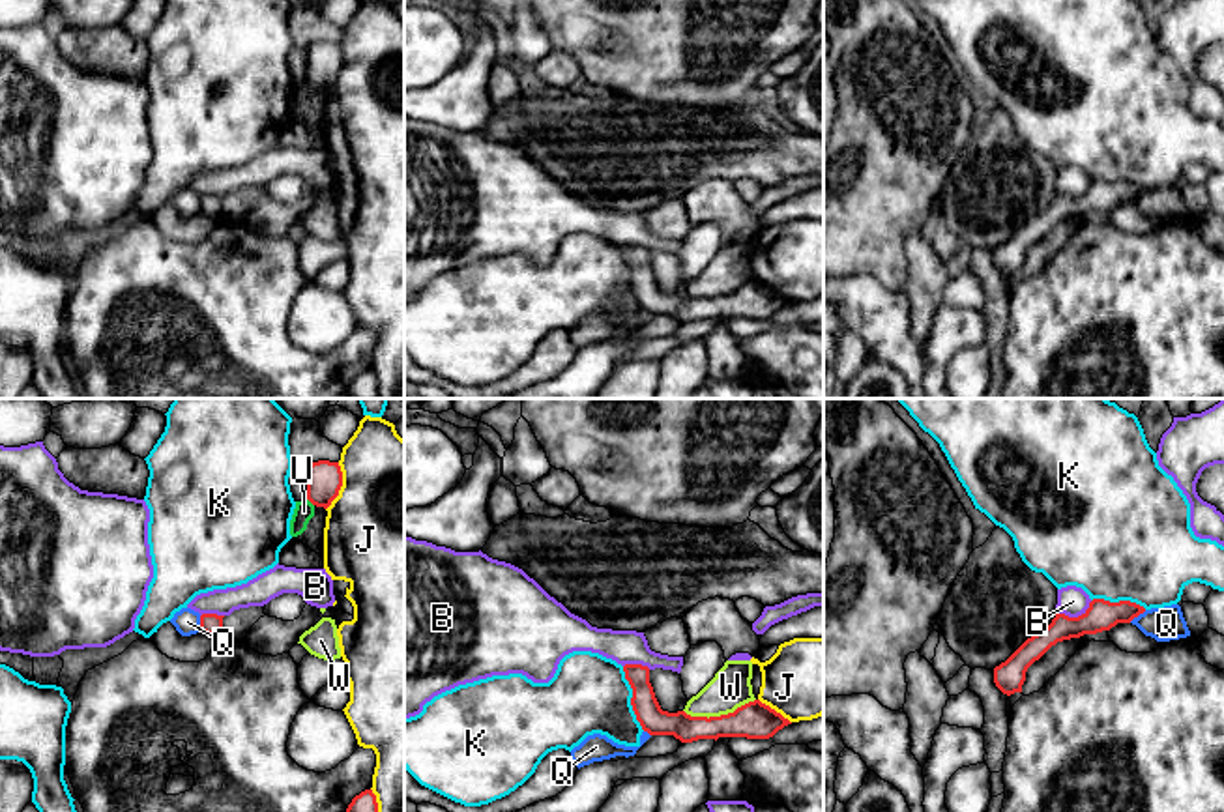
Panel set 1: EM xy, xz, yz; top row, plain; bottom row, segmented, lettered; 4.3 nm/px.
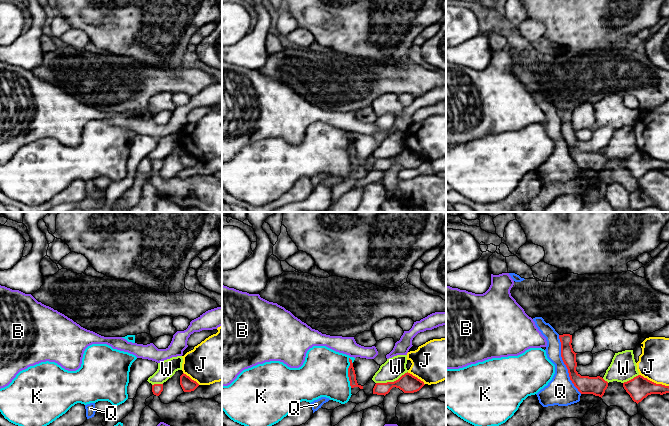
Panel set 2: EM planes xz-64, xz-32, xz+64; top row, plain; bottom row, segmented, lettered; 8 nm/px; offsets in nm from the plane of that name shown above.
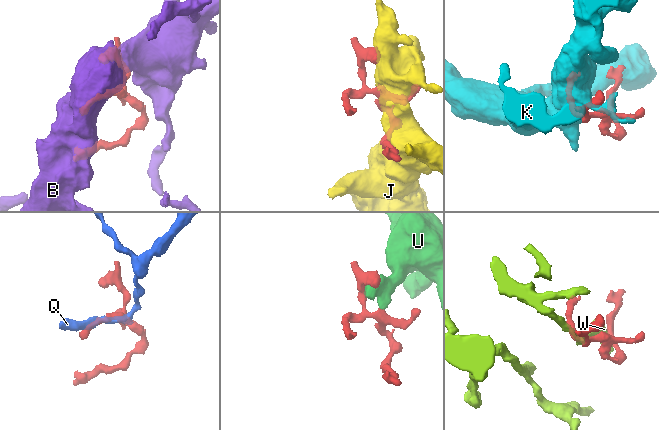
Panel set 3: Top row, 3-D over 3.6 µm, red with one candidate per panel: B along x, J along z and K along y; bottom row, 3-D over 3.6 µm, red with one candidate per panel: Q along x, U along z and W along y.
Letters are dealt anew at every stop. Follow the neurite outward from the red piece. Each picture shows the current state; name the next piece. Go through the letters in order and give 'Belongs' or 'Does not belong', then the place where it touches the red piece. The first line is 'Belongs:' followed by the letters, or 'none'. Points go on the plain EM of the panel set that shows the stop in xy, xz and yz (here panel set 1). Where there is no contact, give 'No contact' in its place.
Belongs: none
B: Does not belong. Touches red at yz (1075, 199)
J: Does not belong. Touches red at xy (341, 66)
K: Does not belong. Touches red at xz (631, 279)
Q: Does not belong. Touches red at yz (1136, 197)
U: Does not belong. Touches red at xy (309, 81)
W: Does not belong. Touches red at xz (721, 296)

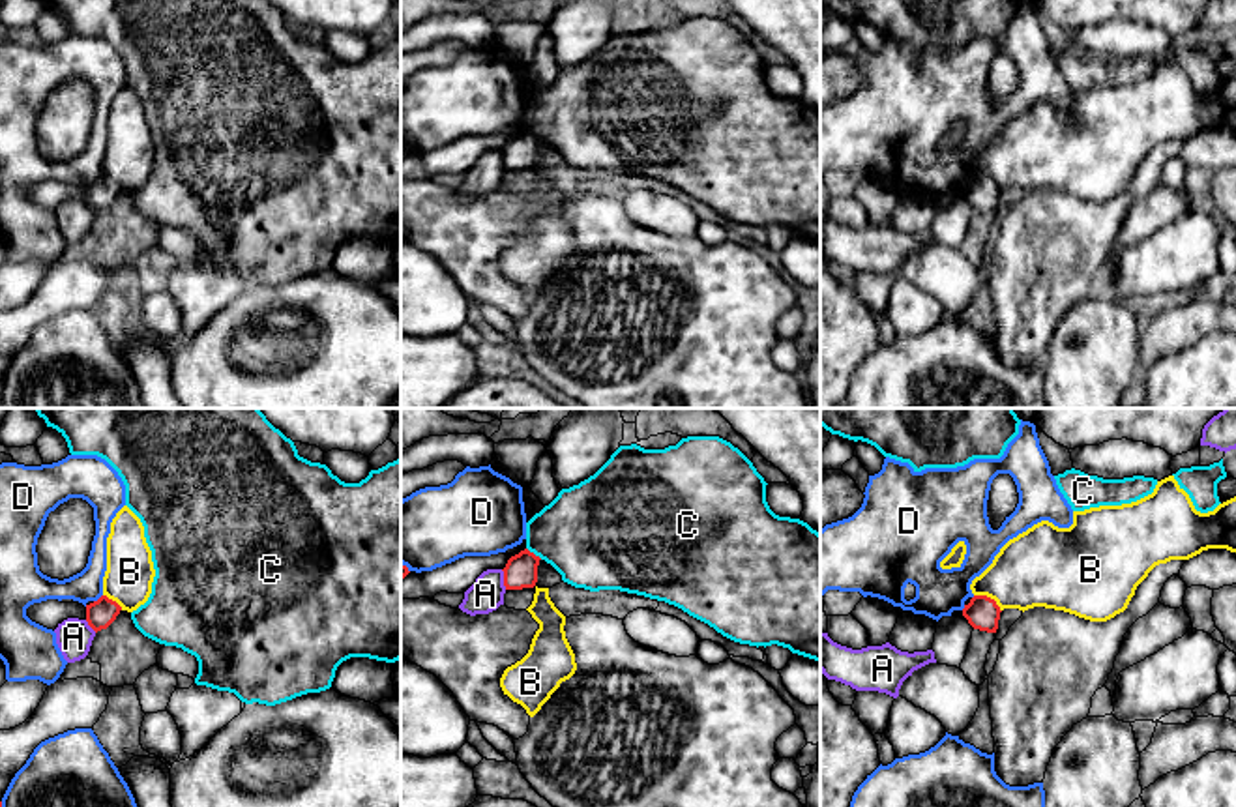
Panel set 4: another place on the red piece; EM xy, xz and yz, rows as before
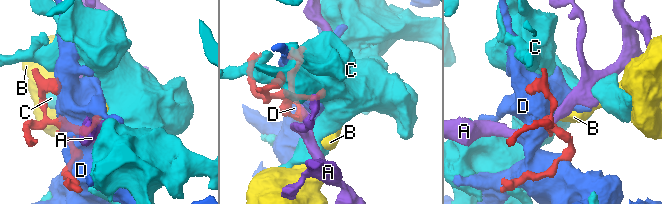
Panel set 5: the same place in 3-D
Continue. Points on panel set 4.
Belongs: none
A: Does not belong. Touches red at xz (504, 160)
B: Does not belong. Touches red at yz (989, 178)
C: Does not belong. Touches red at xz (532, 133)
D: Does not belong. Touches red at xy (100, 178)

